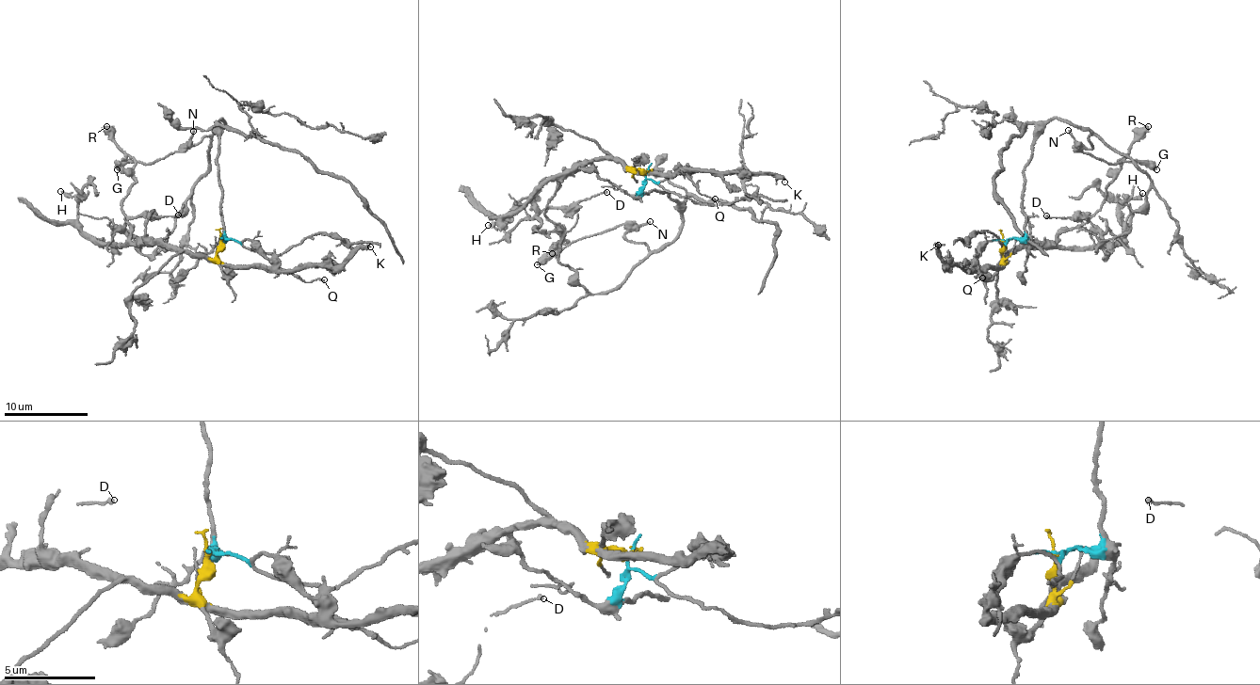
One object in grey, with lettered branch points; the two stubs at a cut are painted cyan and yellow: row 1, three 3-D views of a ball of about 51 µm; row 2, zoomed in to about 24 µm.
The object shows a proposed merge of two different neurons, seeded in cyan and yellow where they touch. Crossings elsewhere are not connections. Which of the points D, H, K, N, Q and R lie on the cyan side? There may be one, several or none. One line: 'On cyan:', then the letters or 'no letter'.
On cyan: N, Q

